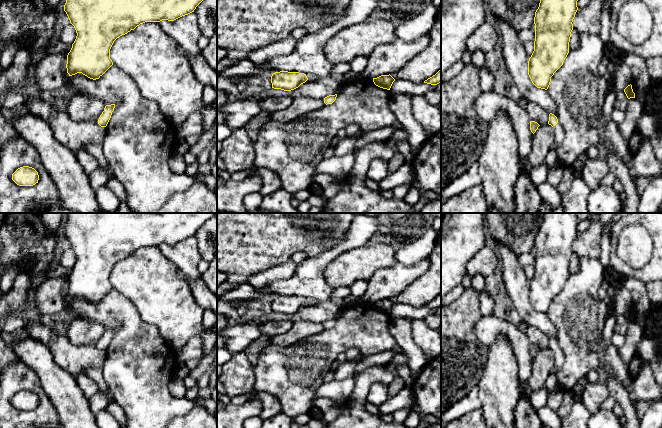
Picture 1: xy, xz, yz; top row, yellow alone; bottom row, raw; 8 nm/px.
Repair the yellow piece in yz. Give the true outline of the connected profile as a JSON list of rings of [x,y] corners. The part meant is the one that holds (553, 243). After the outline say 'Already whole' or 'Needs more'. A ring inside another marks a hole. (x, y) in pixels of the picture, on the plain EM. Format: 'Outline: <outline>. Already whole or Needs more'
Outline: [[[578,213],[543,215],[534,241],[534,275],[528,285],[528,299],[537,312],[548,313],[551,301],[569,277],[578,222]]]. Already whole

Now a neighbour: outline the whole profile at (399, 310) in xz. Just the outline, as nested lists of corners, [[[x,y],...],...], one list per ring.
[[[397,303],[393,306],[390,316],[393,317],[403,317],[411,320],[419,319],[423,320],[427,315],[434,314],[436,309],[431,309],[427,307],[413,307],[411,305],[406,305],[402,303]]]

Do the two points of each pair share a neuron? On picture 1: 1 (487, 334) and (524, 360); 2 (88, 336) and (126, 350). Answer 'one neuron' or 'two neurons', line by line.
1: one neuron
2: two neurons

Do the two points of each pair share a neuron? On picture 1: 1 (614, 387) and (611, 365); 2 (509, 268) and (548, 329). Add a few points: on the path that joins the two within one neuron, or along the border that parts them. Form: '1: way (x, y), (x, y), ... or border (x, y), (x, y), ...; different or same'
1: border (609, 372), (615, 375), (626, 391); different
2: way (516, 283), (521, 303), (533, 315); same

